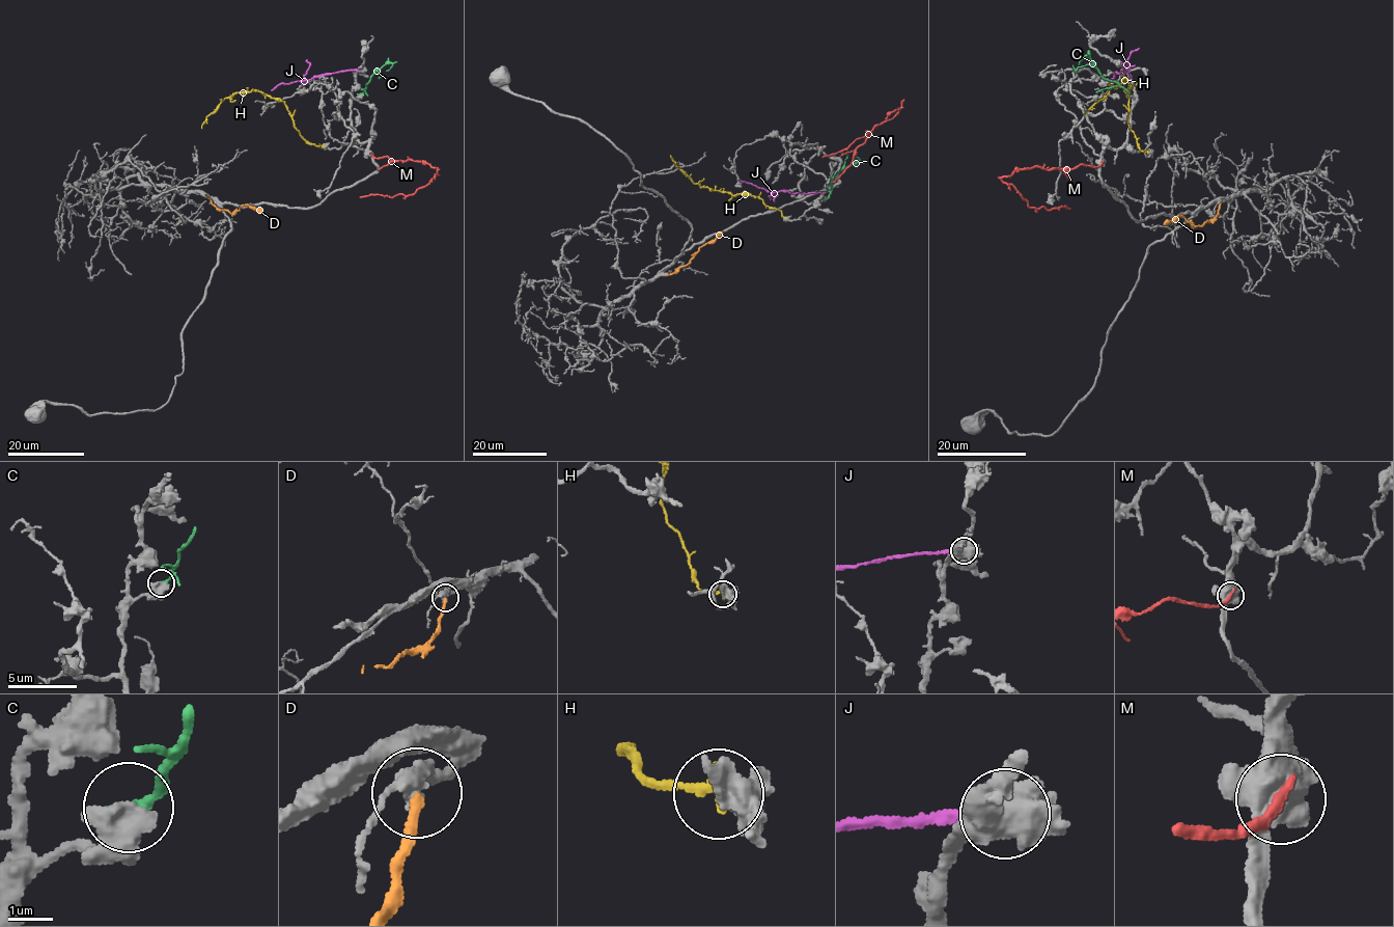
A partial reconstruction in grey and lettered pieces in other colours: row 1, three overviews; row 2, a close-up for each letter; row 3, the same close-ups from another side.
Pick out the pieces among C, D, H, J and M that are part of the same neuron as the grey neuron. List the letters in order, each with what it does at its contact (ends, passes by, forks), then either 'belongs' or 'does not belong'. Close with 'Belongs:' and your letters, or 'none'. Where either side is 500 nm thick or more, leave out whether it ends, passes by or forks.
C: it ends | does not belong
D: it ends | does not belong
H: does not belong
J: it ends | does not belong
M: it ends | does not belong
Belongs: none

